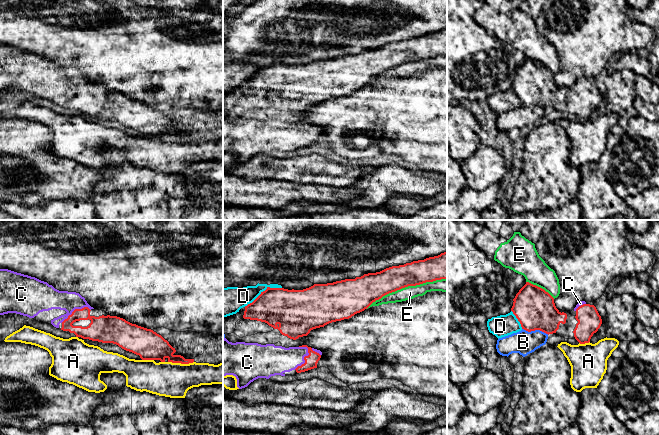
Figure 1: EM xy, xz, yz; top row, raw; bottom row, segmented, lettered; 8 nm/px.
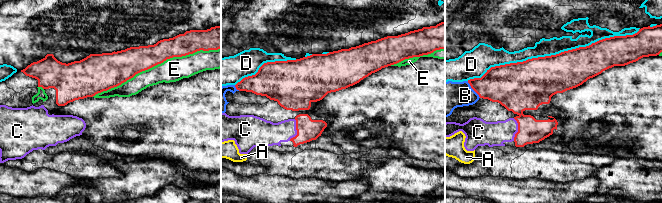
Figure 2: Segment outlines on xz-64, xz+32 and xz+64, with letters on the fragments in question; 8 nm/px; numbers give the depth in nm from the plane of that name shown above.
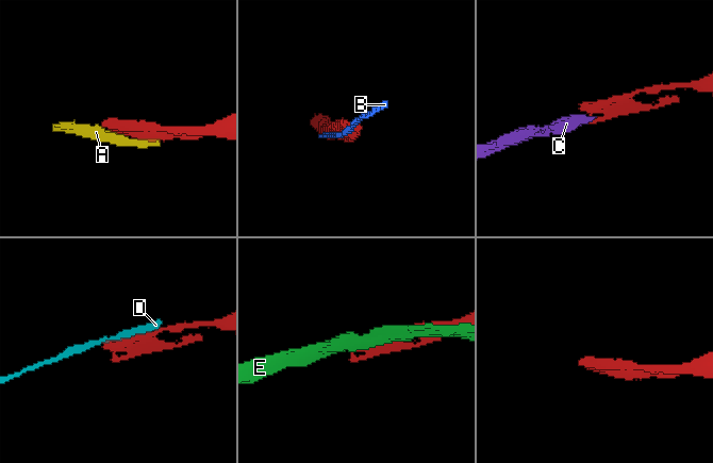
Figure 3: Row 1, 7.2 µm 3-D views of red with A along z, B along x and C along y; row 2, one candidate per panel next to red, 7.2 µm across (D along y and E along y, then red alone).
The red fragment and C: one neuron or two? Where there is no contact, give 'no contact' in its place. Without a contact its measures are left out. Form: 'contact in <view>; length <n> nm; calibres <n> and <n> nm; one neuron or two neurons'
contact in xz; length 220 nm; calibres 100 and 240 nm; one neuron

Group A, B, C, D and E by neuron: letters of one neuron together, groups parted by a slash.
A / B / C / D / E

